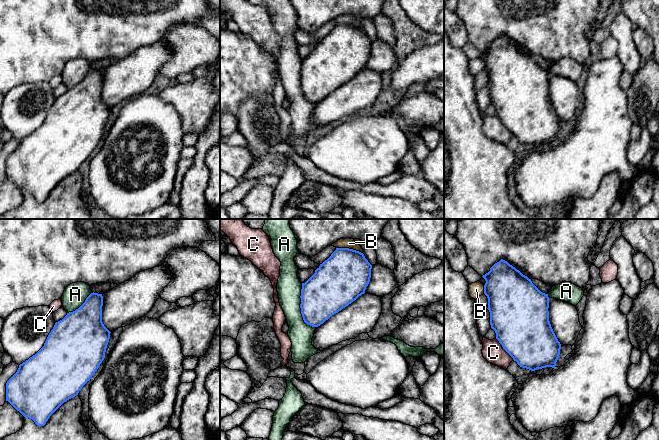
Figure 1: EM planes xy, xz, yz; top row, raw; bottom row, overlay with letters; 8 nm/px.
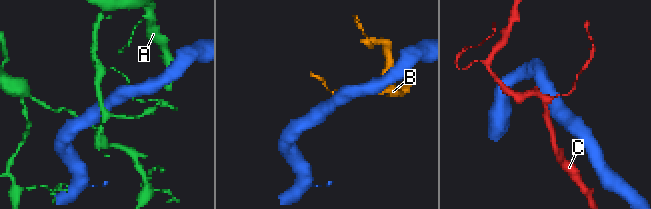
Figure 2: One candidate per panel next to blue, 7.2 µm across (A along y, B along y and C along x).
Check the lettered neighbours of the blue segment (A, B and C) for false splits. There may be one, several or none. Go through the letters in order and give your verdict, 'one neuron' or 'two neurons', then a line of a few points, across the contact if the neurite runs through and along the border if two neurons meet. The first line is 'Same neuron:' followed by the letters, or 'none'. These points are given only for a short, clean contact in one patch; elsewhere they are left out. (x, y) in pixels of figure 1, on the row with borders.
Same neuron: none
A: two neurons
B: two neurons
C: two neurons

